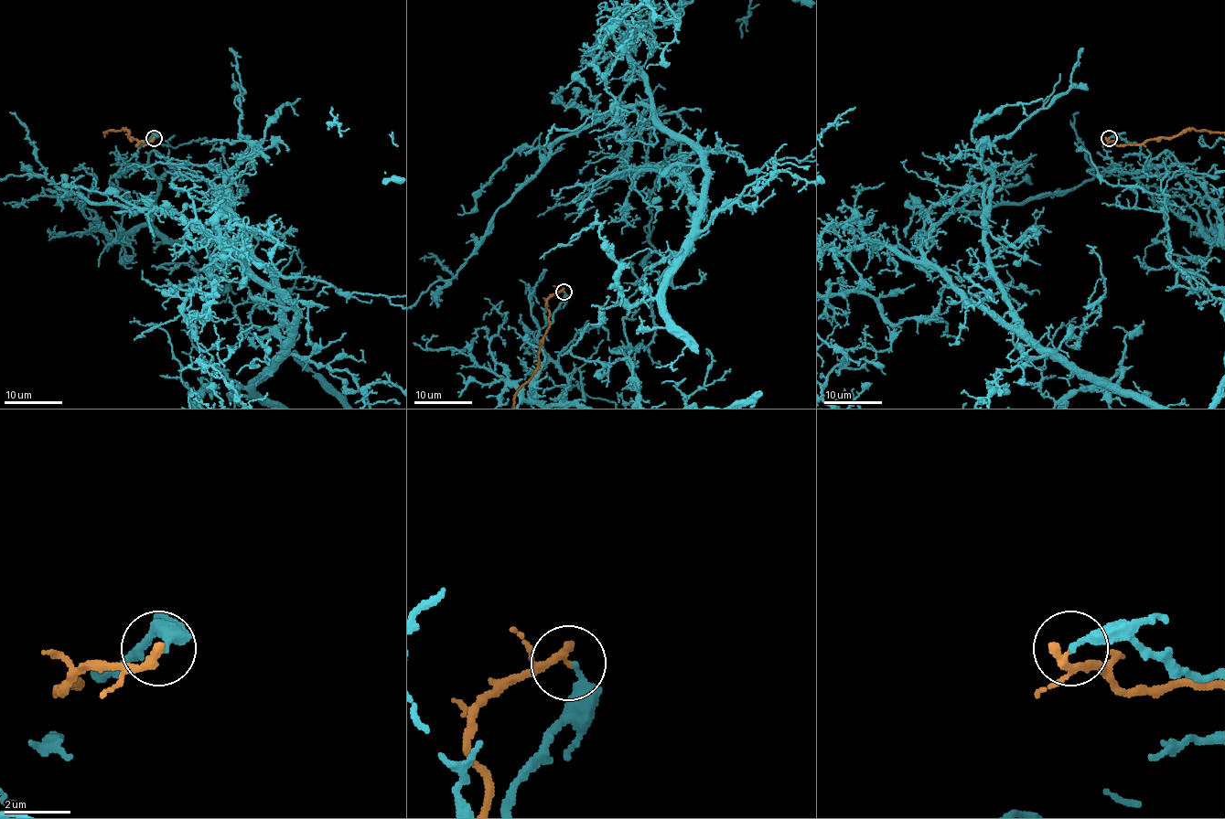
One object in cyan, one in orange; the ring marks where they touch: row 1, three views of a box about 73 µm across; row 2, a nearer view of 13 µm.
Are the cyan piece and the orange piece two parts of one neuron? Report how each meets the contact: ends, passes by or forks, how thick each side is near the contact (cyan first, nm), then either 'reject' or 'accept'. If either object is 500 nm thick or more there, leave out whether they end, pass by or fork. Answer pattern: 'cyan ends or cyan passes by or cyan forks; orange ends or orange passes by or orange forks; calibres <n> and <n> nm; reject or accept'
cyan ends; orange ends; calibres 220 and 320 nm; reject

